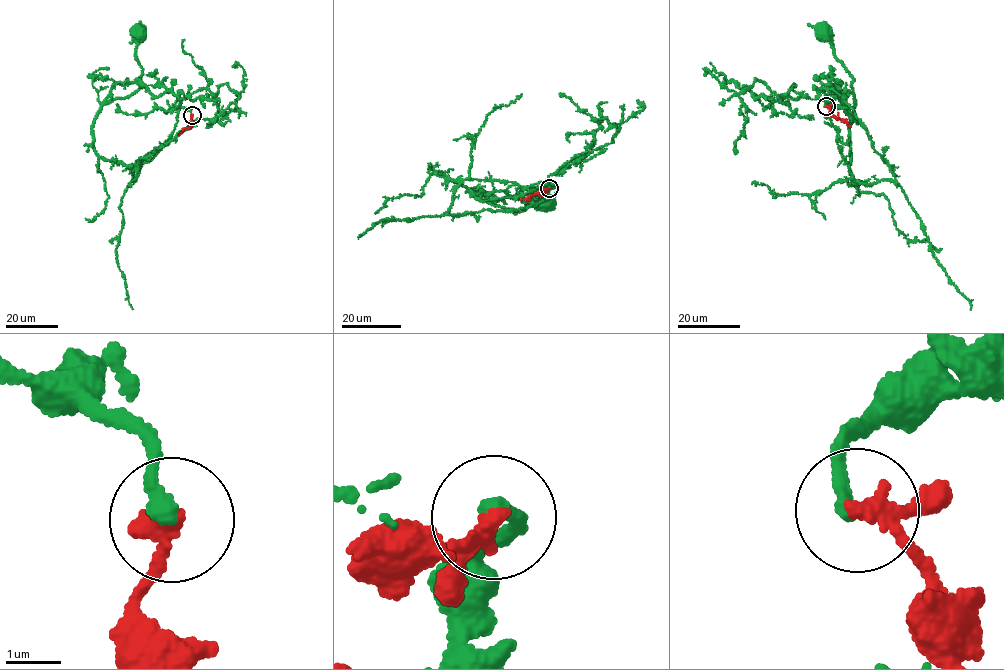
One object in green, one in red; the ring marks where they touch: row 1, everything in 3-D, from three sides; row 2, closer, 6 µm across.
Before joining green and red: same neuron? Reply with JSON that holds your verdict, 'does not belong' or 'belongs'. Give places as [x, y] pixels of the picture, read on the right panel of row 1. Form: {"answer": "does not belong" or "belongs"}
{"answer": "belongs"}

